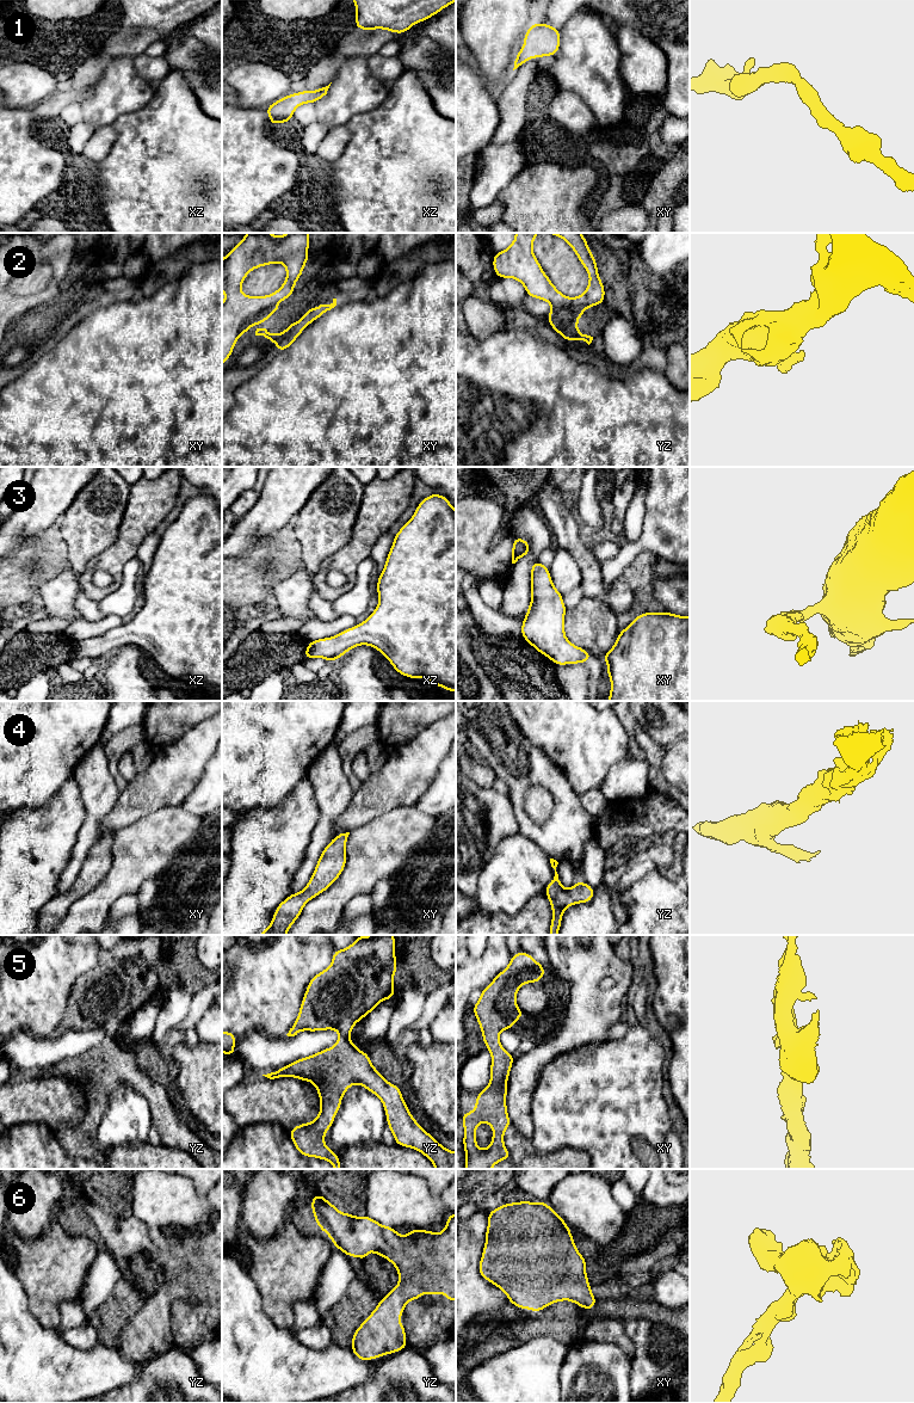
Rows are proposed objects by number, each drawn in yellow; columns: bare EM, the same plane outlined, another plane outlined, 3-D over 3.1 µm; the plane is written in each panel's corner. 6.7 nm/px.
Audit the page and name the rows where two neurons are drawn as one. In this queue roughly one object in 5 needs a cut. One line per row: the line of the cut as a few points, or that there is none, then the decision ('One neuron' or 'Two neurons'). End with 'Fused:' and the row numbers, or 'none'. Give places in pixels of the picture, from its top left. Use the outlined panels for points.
1: No split. One neuron
2: Split along yz (593, 305), (553, 307). Two neurons
3: No split. One neuron
4: No split. One neuron
5: No split. One neuron
6: No split. One neuron
Fused: 2

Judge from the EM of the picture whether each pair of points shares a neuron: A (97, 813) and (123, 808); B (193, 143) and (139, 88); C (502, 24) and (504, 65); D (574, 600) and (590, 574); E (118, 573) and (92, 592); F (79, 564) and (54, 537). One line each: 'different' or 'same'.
A: different
B: different
C: same
D: different
E: same
F: same

